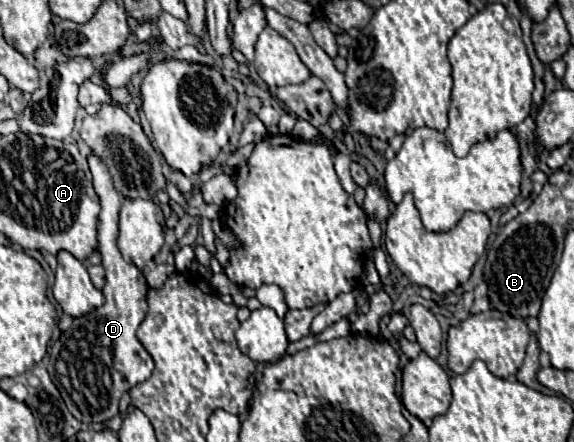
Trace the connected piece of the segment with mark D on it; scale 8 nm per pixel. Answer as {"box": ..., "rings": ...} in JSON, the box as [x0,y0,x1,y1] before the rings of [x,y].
{"box":[48,154,154,424],"rings":[[[90,154],[88,162],[94,178],[94,188],[102,204],[98,226],[98,250],[102,254],[102,266],[106,270],[106,284],[102,288],[106,302],[104,306],[92,310],[84,318],[76,318],[70,330],[62,332],[62,350],[58,352],[58,358],[50,358],[48,372],[54,386],[60,390],[70,414],[78,422],[94,424],[118,416],[122,394],[130,392],[134,384],[142,384],[142,380],[150,378],[154,370],[154,360],[150,360],[150,354],[136,338],[136,330],[148,312],[148,284],[144,280],[144,274],[140,274],[140,270],[134,264],[128,264],[116,246],[118,210],[122,204],[122,196],[114,190],[112,178],[102,160]]]}

